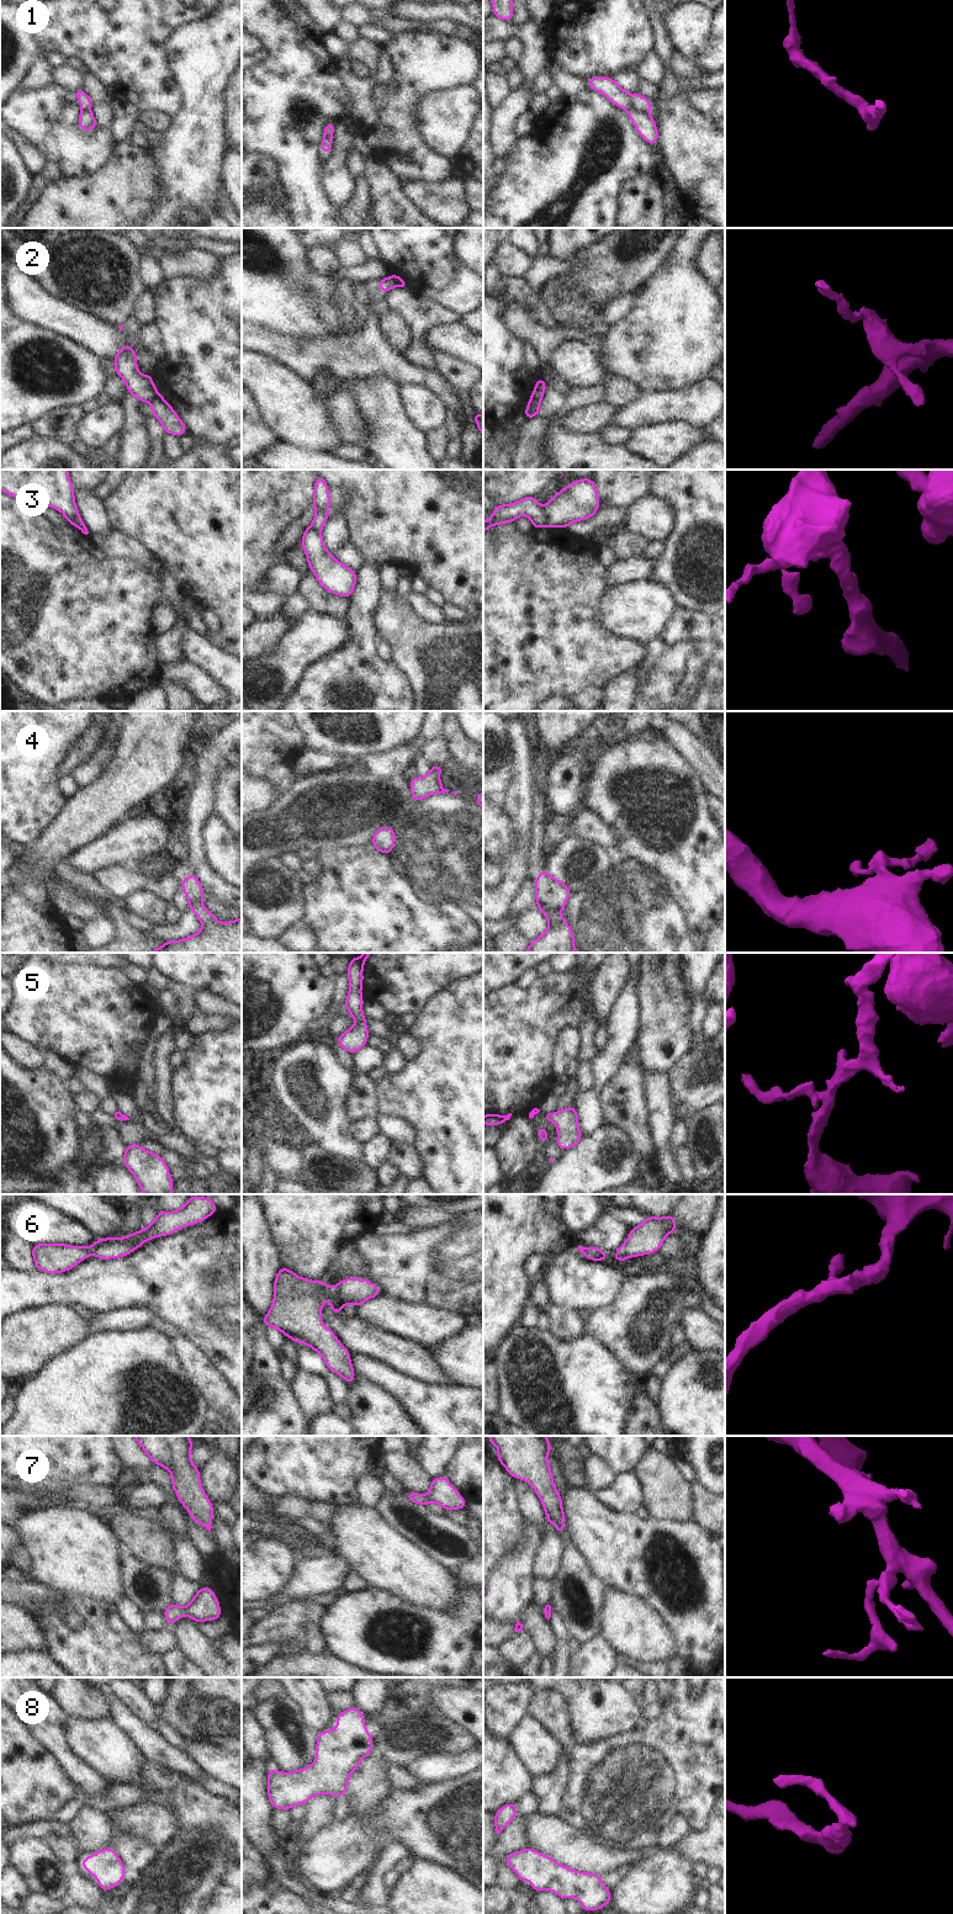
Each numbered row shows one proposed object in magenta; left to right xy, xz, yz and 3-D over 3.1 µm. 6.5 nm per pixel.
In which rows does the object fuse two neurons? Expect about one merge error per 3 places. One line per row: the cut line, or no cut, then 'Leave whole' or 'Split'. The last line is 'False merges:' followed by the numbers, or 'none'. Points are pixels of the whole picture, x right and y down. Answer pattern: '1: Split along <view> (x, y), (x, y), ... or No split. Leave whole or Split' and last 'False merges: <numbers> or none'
1: No split. Leave whole
2: Split along xy (158, 393), (148, 401). Split
3: Split along yz (543, 507), (549, 525). Split
4: Split along yz (545, 904), (559, 911). Split
5: No split. Leave whole
6: No split. Leave whole
7: No split. Leave whole
8: No split. Leave whole
False merges: 2, 3, 4.

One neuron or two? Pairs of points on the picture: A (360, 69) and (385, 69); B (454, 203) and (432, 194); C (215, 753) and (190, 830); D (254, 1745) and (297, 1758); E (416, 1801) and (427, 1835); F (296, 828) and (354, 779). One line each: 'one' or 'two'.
A: two
B: one
C: one
D: two
E: one
F: one

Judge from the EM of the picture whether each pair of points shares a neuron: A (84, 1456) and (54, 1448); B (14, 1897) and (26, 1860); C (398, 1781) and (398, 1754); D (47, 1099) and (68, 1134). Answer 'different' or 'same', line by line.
A: same
B: different
C: different
D: same

